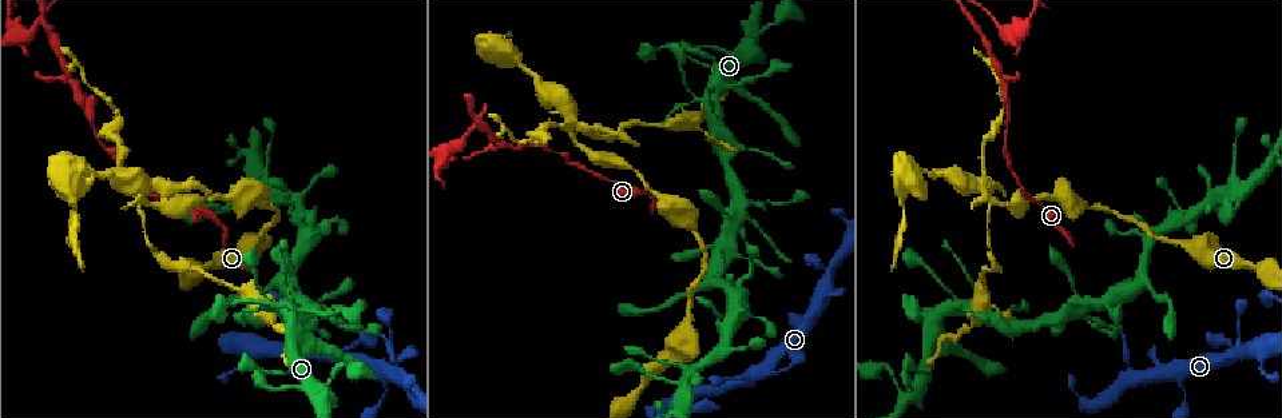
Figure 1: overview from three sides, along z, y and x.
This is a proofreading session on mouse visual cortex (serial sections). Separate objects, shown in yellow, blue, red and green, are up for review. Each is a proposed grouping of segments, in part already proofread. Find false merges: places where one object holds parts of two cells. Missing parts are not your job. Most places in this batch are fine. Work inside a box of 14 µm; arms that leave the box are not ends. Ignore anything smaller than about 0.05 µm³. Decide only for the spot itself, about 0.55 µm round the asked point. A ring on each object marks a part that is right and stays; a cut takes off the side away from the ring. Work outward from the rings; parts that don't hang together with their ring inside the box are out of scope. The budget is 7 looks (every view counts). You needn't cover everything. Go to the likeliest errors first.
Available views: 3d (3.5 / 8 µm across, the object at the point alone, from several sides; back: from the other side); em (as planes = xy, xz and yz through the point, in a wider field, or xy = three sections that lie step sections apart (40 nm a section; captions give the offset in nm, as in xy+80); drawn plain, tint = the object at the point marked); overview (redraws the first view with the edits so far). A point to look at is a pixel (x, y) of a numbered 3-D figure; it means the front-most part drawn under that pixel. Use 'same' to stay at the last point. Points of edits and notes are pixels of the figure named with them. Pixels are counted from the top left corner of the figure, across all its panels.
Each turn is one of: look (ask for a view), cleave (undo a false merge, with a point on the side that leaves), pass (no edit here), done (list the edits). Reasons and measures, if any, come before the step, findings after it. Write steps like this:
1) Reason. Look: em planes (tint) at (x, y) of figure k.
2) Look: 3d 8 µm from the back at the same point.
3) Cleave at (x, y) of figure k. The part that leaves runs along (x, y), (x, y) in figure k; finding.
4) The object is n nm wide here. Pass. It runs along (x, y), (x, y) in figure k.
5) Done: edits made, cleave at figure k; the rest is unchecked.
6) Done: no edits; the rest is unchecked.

Two arms in line, one across. Look: 3d 3.5 µm at (1003, 85) of figure 1.

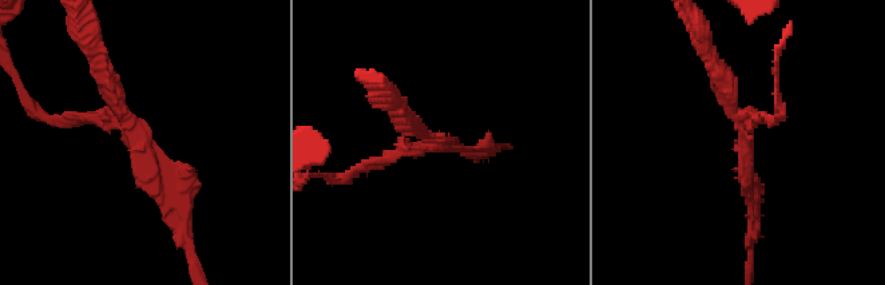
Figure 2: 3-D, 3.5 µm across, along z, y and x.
3 arms meet here; the arms are 150, 150, 250 nm wide; now the EM. Look: em planes (tint) at (134, 133) of figure 2.

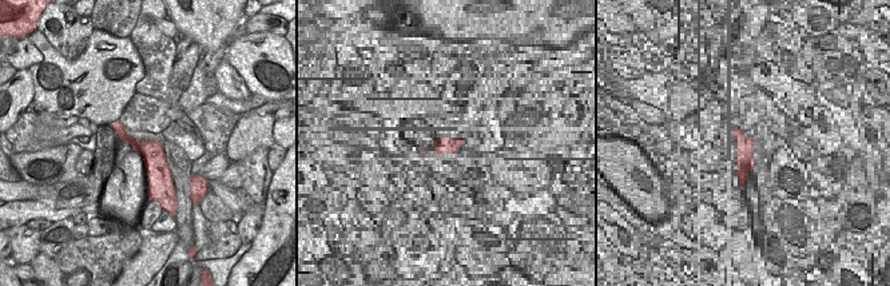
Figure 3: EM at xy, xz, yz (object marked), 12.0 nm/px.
Cleave at (71, 119) of figure 2. Two cells meet here.

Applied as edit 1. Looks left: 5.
Look: overview.

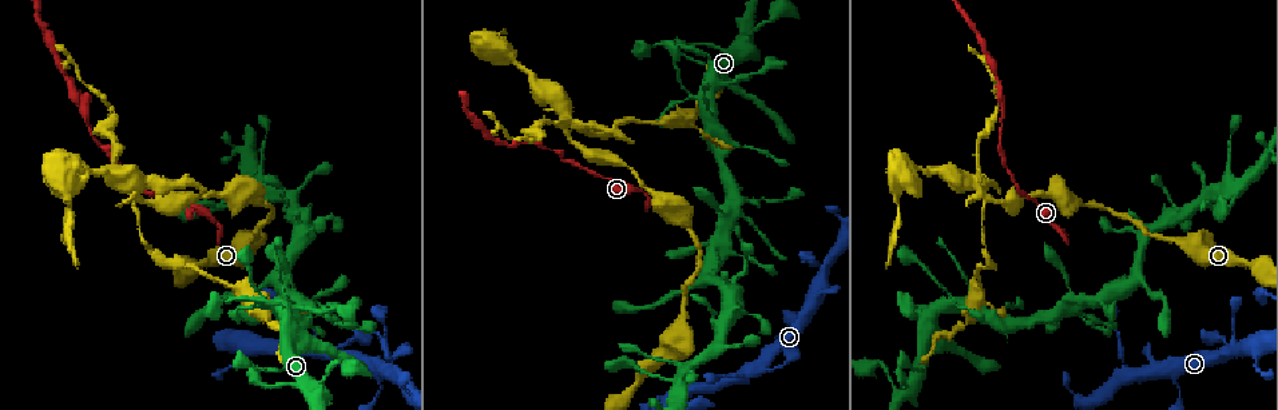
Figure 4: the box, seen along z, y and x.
Looks like a crossing. Look: 3d 3.5 µm at (984, 190) of figure 4.

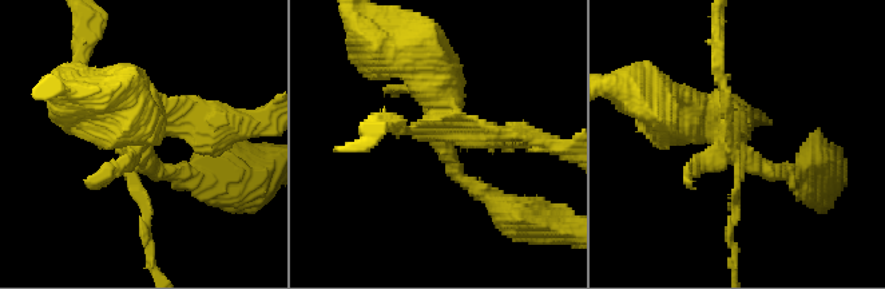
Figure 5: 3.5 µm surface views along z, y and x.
Pass. It runs along (794, 175), (665, 106) in figure 5; continuous, no second cell.

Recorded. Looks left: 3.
Sharp bend. Look: 3d 3.5 µm at (533, 131) of figure 4.

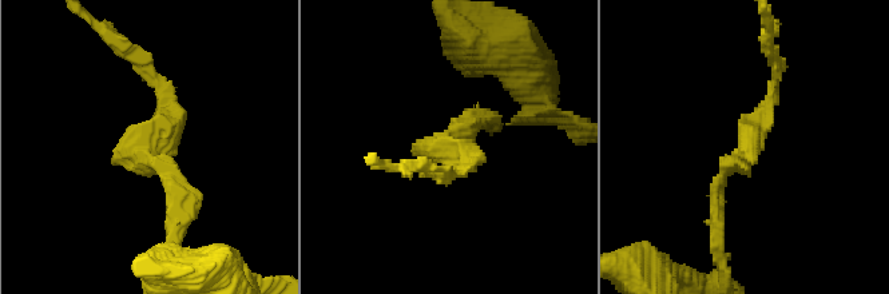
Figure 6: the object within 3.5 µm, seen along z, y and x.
The arms are 150, 150 nm wide; shape alone is not enough. Look: em xy step 1 (tint) at (744, 154) of figure 6.

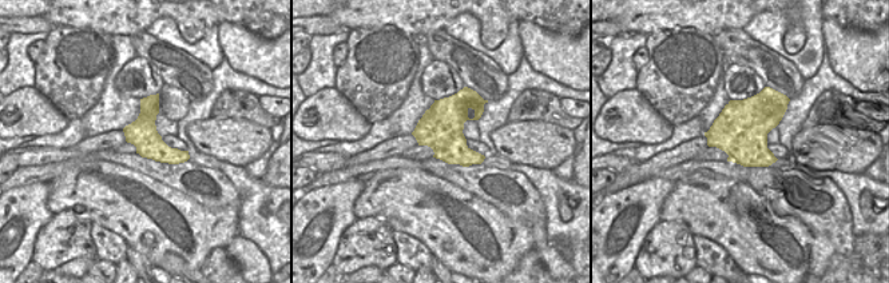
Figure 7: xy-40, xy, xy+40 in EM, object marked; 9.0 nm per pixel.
Pass. It runs along (715, 225), (718, 183), (753, 143), (773, 80) in figure 6; all the same cell.

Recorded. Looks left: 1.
Done: edits made, cleave at figure 2; the rest is unchecked.

